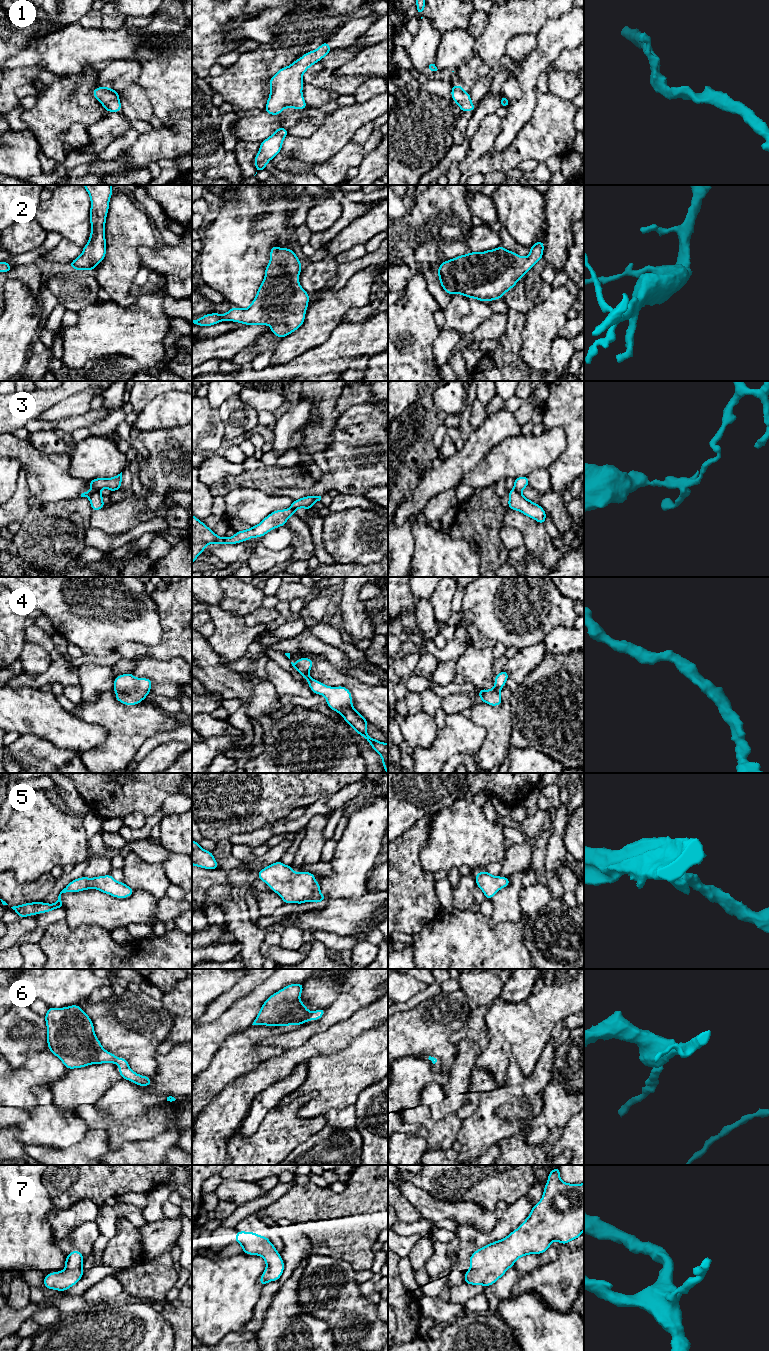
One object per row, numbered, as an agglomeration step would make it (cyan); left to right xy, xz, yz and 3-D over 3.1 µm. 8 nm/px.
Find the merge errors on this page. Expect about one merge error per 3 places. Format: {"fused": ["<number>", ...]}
{"fused": ["3"]}

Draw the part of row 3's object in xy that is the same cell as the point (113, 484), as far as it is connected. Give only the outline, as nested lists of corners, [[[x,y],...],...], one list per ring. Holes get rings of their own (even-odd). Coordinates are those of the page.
[[[122,472],[117,476],[112,478],[96,478],[88,481],[90,483],[91,489],[88,492],[84,492],[81,494],[81,497],[90,497],[96,491],[100,491],[103,488],[107,488],[110,491],[117,491],[121,487],[122,483]]]

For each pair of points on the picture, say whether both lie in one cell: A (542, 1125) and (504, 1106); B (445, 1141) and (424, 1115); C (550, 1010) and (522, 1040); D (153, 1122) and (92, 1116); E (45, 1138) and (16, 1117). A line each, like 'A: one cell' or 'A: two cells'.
A: two cells
B: one cell
C: one cell
D: one cell
E: two cells

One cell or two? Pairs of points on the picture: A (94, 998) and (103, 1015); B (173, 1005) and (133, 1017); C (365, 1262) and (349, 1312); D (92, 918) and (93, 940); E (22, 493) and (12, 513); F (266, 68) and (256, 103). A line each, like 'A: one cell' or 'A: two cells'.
A: two cells
B: two cells
C: two cells
D: two cells
E: one cell
F: one cell

